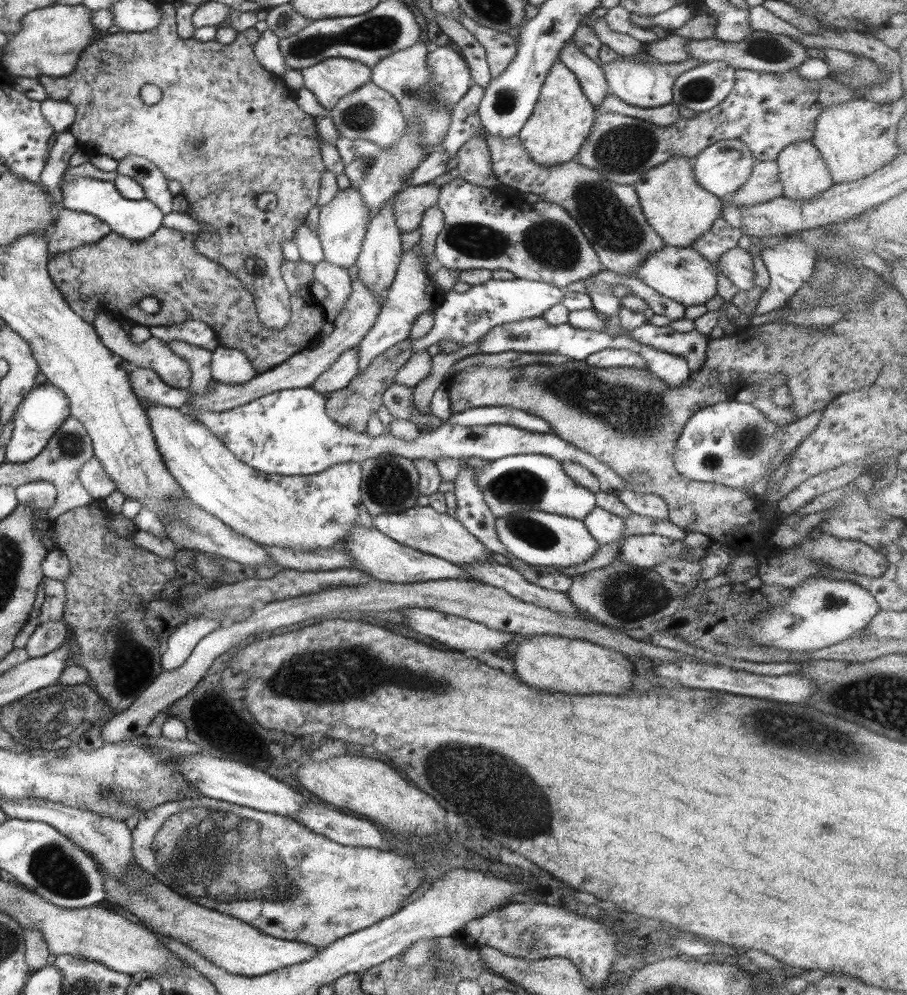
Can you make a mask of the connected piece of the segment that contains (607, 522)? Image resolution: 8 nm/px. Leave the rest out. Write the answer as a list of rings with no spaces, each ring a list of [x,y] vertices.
[[[597,506],[582,521],[600,545],[622,542],[625,535],[625,519]]]

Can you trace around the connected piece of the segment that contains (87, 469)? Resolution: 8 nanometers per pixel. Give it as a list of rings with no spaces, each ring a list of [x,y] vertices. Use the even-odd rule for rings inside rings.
[[[91,457],[79,467],[76,477],[93,500],[102,500],[116,489],[116,484],[107,476],[106,470],[103,470],[95,457]]]

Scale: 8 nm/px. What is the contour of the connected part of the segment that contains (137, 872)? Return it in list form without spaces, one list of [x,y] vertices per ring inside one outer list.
[[[95,858],[91,859],[95,863],[97,873],[103,877],[102,887],[105,894],[103,905],[110,908],[115,904],[121,906],[123,910],[133,914],[150,931],[178,940],[181,944],[200,954],[205,960],[212,962],[228,973],[244,977],[261,976],[303,962],[319,952],[315,946],[304,942],[273,938],[237,918],[231,918],[231,916],[221,914],[219,911],[203,908],[167,888],[163,883],[153,878],[151,874],[139,868],[134,861],[126,866],[125,876],[116,881],[105,872],[106,870],[101,863],[95,861]]]

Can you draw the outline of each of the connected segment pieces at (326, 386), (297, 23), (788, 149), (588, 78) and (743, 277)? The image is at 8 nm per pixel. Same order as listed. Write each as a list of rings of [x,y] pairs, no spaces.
[[[358,348],[344,350],[330,367],[322,372],[310,386],[319,395],[341,390],[358,372]]]
[[[290,2],[266,9],[264,19],[266,28],[278,39],[297,34],[297,32],[303,30],[308,24],[311,24],[311,21],[311,19],[305,18],[298,12],[295,12]]]
[[[796,140],[784,146],[776,156],[782,195],[804,201],[833,184],[819,151],[812,141]]]
[[[571,39],[566,41],[559,51],[559,63],[567,67],[578,80],[584,97],[594,106],[601,102],[605,93],[609,93],[604,74],[595,62],[581,53]]]
[[[733,247],[717,258],[719,273],[743,293],[755,287],[753,285],[753,263],[745,249]]]

